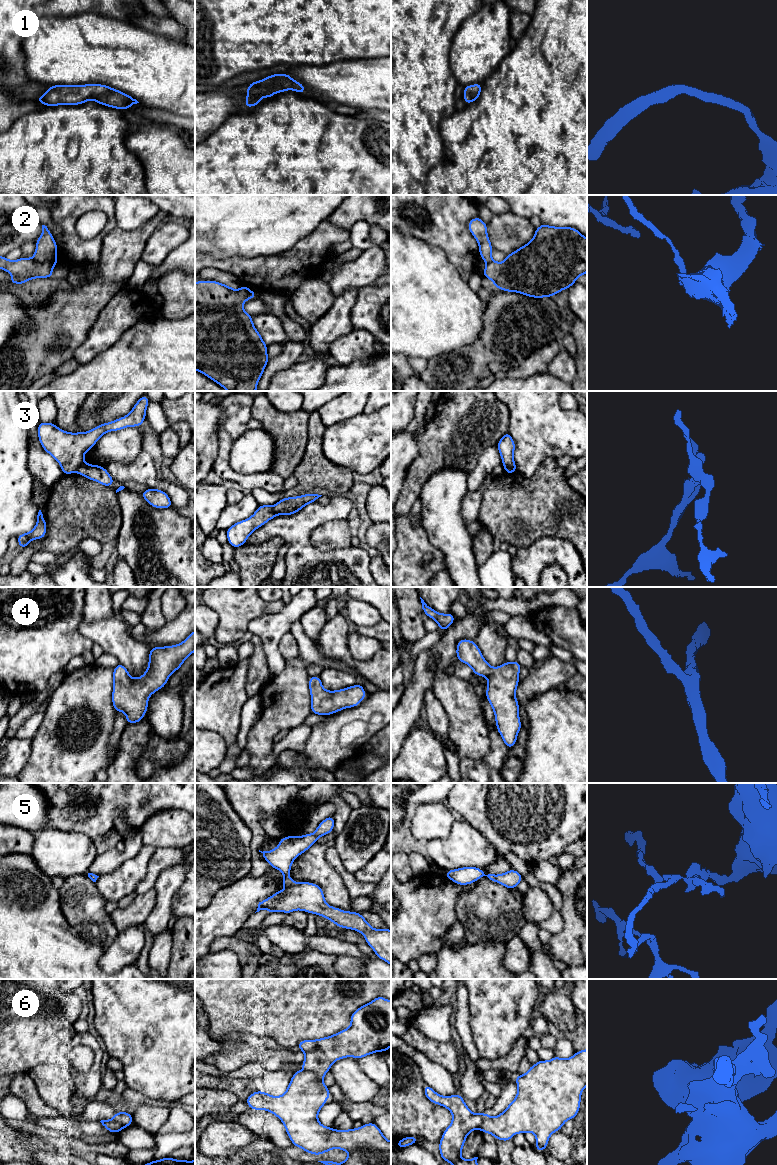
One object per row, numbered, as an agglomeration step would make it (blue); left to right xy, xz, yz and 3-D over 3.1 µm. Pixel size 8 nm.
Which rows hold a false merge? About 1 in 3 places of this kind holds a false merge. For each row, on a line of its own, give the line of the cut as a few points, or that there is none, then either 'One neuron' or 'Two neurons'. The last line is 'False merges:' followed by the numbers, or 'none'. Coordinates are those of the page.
1: No split. One neuron
2: Split along xy (32, 258), (37, 261), (55, 260). Two neurons
3: Split along xy (83, 461), (76, 471). Two neurons
4: No split. One neuron
5: Split along xz (288, 874), (285, 876). Two neurons
6: Split along xz (305, 1069), (311, 1070), (322, 1081). Two neurons
False merges: 2, 3, 5, 6

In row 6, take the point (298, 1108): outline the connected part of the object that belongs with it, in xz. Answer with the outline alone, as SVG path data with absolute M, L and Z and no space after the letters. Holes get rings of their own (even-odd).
M309 1070L296 1071L287 1087L286 1092L281 1096L272 1096L264 1091L255 1091L246 1099L250 1109L266 1110L278 1117L294 1146L303 1149L305 1152L320 1155L331 1149L340 1149L349 1153L346 1160L337 1163L333 1161L318 1161L325 1165L391 1165L391 1141L387 1140L379 1127L374 1123L363 1124L361 1127L348 1130L336 1130L332 1127L323 1126L318 1120L320 1109L326 1104L326 1100L331 1096L328 1087L319 1081L316 1074Z

